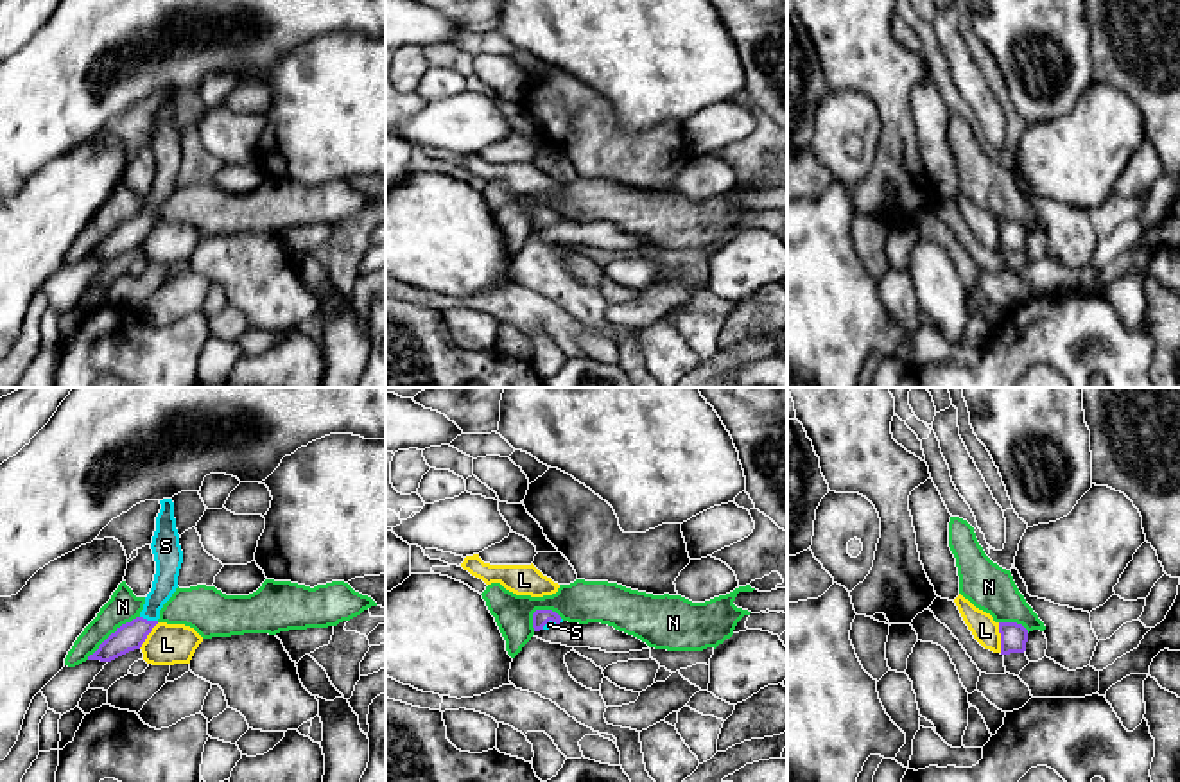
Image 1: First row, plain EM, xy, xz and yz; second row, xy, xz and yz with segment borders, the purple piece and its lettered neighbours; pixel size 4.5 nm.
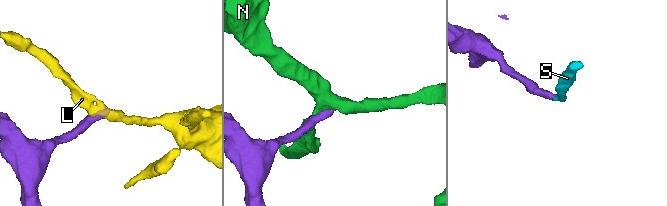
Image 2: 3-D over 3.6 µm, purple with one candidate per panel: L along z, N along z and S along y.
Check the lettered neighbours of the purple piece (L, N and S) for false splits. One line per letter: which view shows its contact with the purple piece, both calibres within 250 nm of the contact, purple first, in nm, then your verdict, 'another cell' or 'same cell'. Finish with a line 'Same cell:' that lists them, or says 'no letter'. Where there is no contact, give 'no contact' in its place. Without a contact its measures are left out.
L: contact in yz; calibres 120 and 120 nm; another cell
N: contact in xy; calibres 120 and 140 nm; another cell
S: contact in xy; calibres 120 and 110 nm; same cell
Same cell: S

